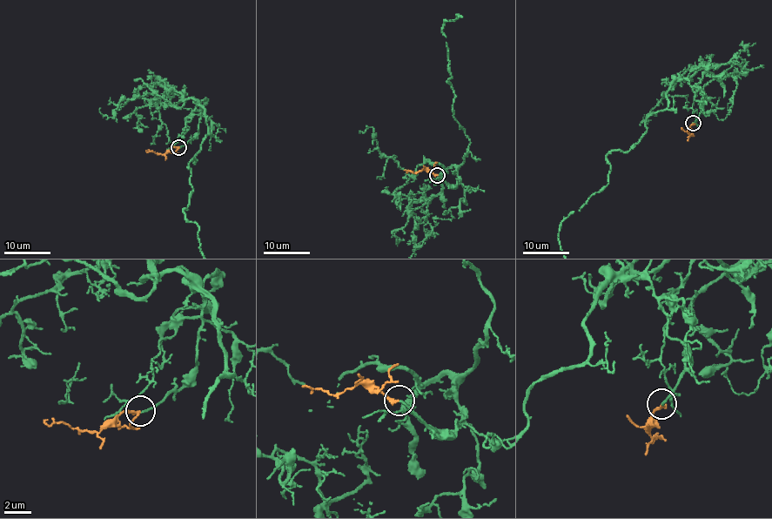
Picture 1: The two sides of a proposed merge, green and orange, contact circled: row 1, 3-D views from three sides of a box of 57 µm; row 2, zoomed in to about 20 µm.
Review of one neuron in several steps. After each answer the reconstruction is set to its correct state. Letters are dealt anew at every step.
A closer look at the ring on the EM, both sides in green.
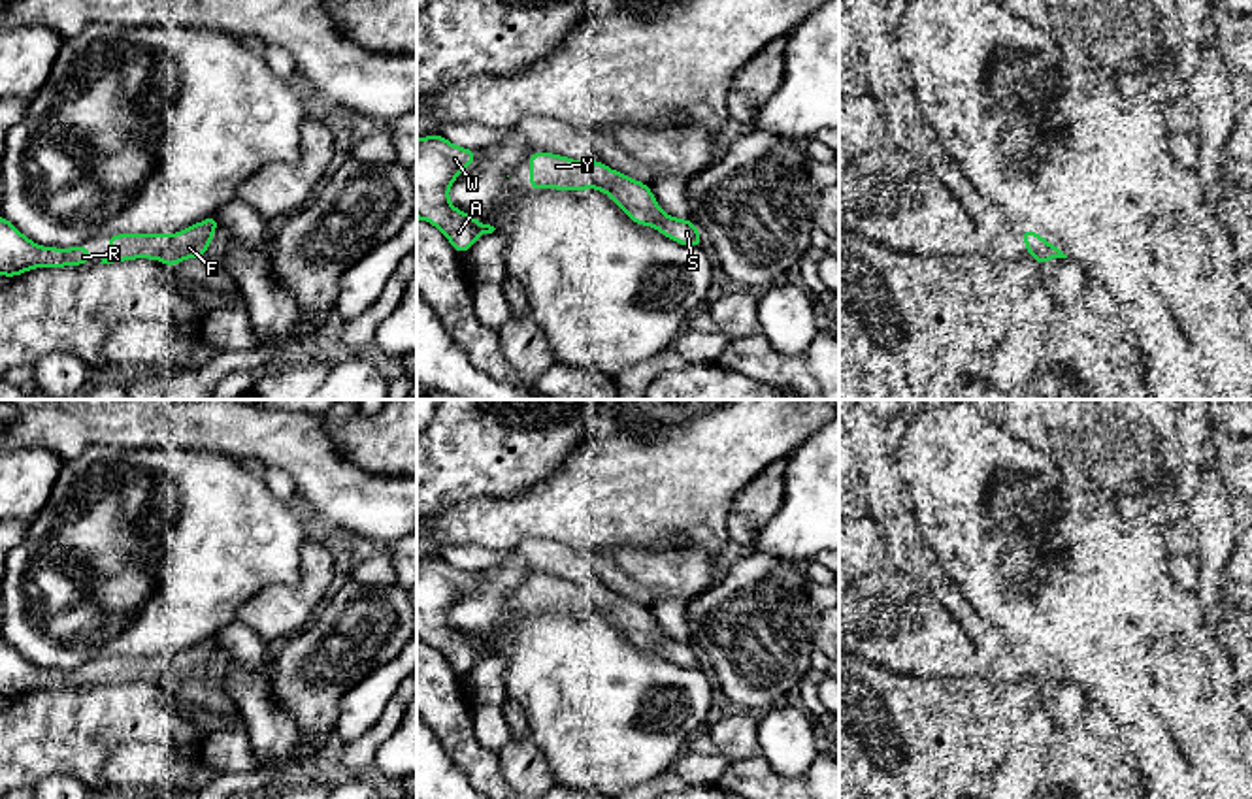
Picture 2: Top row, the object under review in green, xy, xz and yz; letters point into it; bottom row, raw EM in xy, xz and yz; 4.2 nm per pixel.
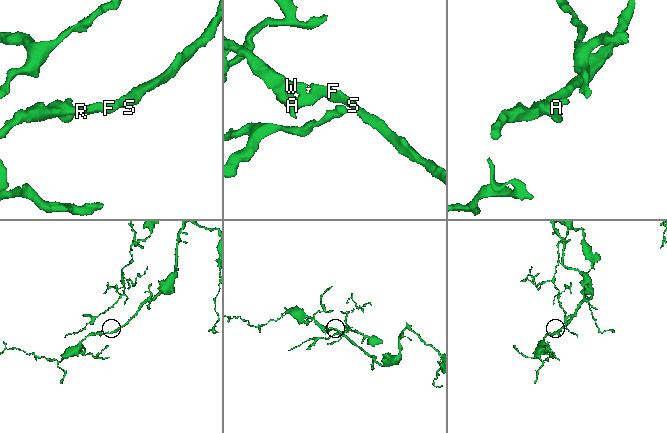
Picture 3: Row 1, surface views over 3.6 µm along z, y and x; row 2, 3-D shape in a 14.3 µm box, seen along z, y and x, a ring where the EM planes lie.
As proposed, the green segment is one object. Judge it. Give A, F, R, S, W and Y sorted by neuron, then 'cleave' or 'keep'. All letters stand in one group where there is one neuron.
A F R S W Y | keep

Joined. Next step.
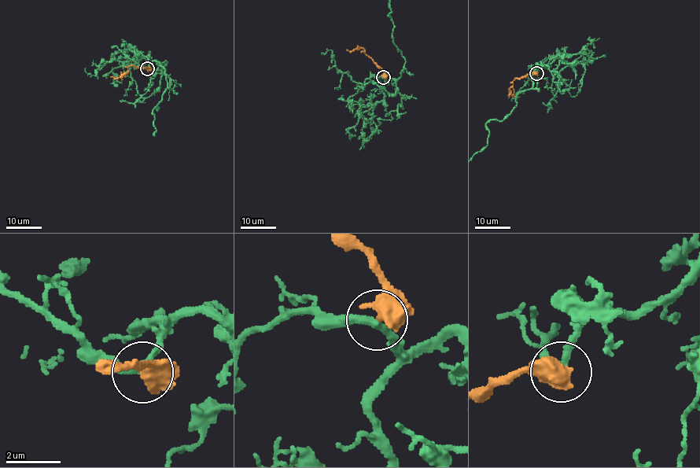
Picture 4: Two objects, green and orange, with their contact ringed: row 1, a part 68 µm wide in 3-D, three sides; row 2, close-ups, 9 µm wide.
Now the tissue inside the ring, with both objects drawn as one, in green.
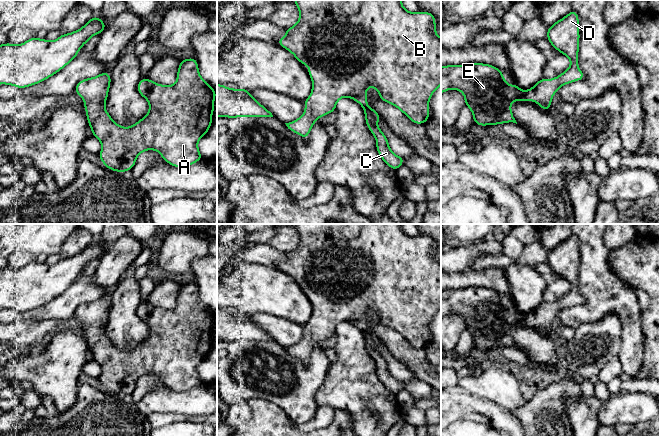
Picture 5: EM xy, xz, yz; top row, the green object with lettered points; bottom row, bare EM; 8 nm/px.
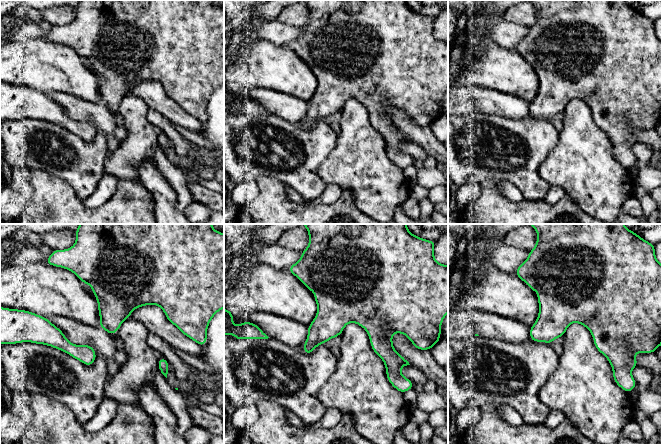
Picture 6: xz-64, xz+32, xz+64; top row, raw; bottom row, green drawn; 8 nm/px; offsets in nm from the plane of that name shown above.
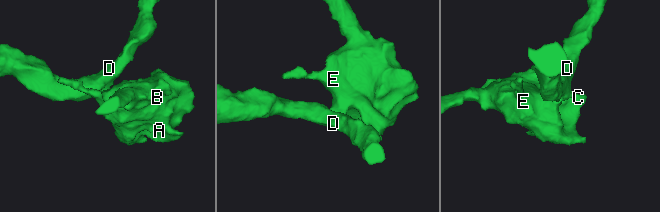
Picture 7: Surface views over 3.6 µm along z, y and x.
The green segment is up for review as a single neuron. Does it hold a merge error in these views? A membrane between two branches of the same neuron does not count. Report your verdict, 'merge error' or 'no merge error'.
no merge error

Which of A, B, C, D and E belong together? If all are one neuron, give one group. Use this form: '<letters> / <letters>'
A B C D E

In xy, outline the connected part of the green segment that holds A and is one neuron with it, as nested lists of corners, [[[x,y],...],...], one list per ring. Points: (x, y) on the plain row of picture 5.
[[[194,281],[180,284],[176,307],[173,309],[157,308],[144,301],[138,306],[137,315],[148,325],[149,335],[130,351],[122,351],[115,347],[105,333],[110,308],[111,298],[103,296],[79,305],[74,314],[84,325],[91,358],[102,369],[98,381],[104,391],[119,397],[132,394],[137,380],[147,374],[159,376],[166,387],[177,392],[190,390],[203,383],[198,365],[208,357],[213,347],[212,339],[217,316],[201,301],[198,286]]]

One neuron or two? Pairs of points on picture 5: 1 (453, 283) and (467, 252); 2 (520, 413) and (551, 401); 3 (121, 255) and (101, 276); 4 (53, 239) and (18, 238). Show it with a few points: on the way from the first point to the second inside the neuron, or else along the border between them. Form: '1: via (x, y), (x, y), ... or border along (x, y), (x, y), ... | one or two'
1: border along (471, 267), (451, 273) | two
2: via (528, 413), (538, 413), (543, 408) | one
3: via (116, 260), (106, 271) | one
4: via (44, 238), (27, 238) | one

